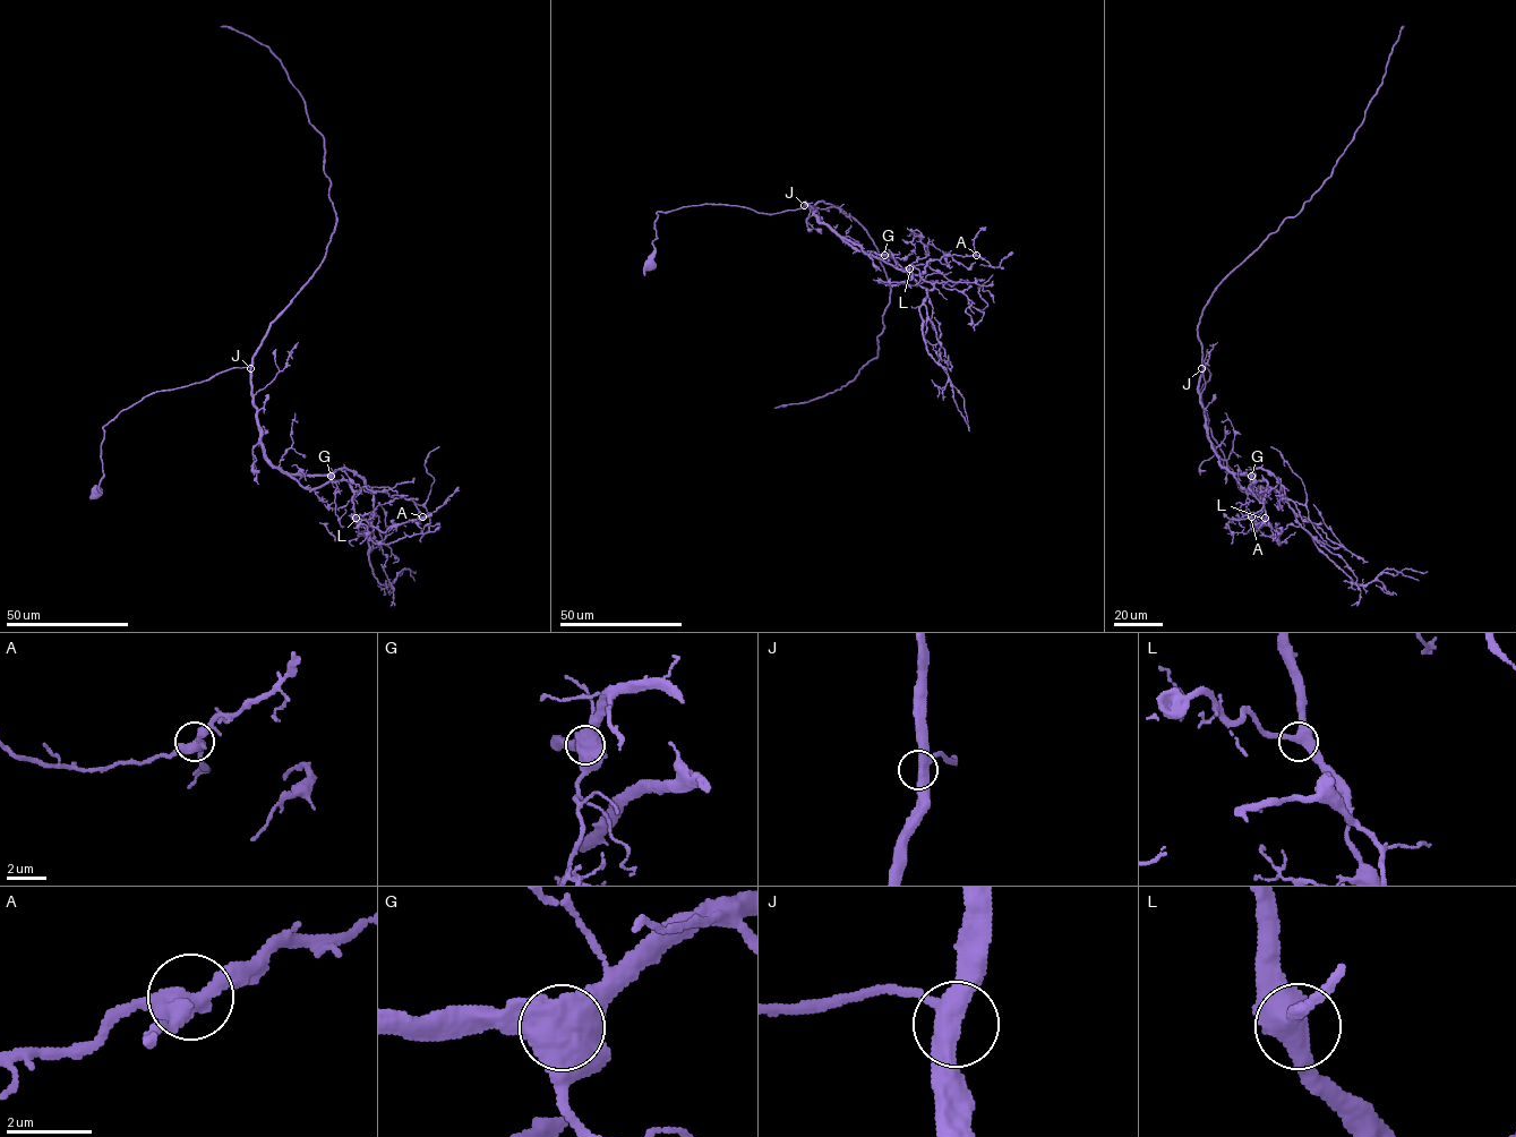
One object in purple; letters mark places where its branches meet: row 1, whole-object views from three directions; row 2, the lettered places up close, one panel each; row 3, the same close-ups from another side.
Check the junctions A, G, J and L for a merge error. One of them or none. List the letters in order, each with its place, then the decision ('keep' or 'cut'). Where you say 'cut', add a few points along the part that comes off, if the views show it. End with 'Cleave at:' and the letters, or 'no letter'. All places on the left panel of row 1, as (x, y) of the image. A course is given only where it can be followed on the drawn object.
A: place (422, 516); keep
G: place (331, 476); keep
J: place (250, 368); keep
L: place (356, 518); keep
Cleave at: no letter

